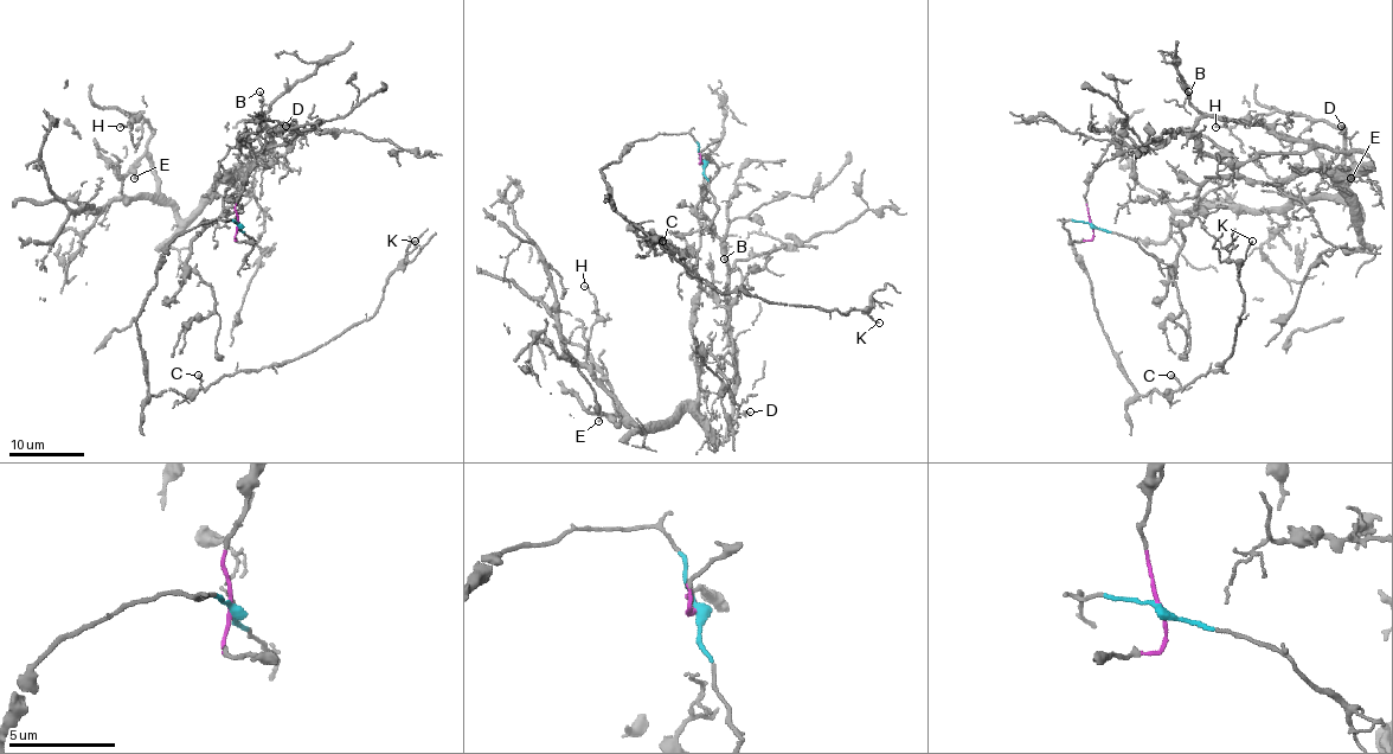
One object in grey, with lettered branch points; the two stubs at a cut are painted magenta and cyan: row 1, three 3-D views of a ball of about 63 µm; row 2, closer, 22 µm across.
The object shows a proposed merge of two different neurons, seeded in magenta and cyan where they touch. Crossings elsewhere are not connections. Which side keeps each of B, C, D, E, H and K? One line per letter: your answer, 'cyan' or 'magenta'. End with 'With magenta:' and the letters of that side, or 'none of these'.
B: magenta
C: cyan
D: magenta
E: magenta
H: magenta
K: cyan
With magenta: B, D, E, H

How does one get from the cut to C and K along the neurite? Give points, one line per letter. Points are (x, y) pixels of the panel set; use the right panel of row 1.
C: (1091, 225), (1063, 219), (1119, 370), (1140, 395), (1154, 389), (1164, 395), (1176, 391), (1180, 383), (1170, 374)
K: (1091, 225), (1063, 219), (1119, 370), (1140, 395), (1172, 395), (1232, 353), (1244, 296), (1238, 268), (1251, 240)

